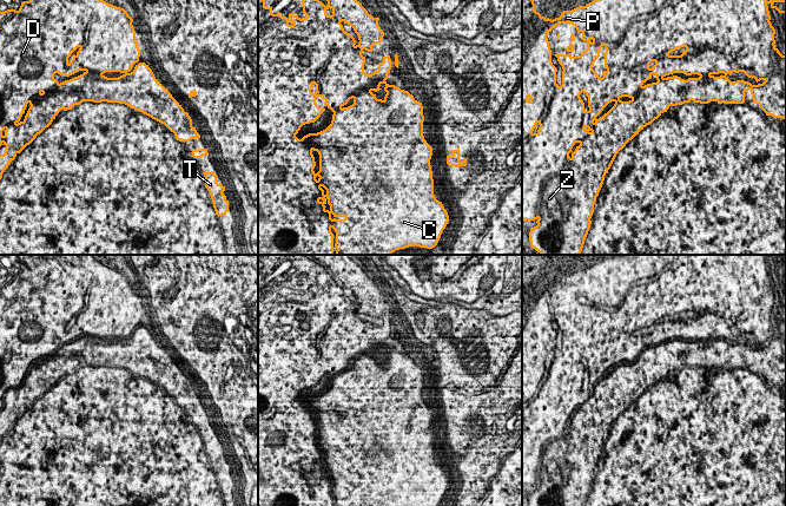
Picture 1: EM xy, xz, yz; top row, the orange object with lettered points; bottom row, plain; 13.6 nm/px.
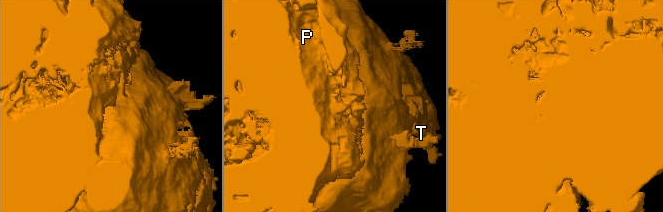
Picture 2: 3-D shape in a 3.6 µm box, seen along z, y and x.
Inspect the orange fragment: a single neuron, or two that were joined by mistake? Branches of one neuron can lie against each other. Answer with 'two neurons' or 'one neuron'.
two neurons

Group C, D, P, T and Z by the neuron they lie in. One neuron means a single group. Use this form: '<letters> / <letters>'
C T Z / D P

